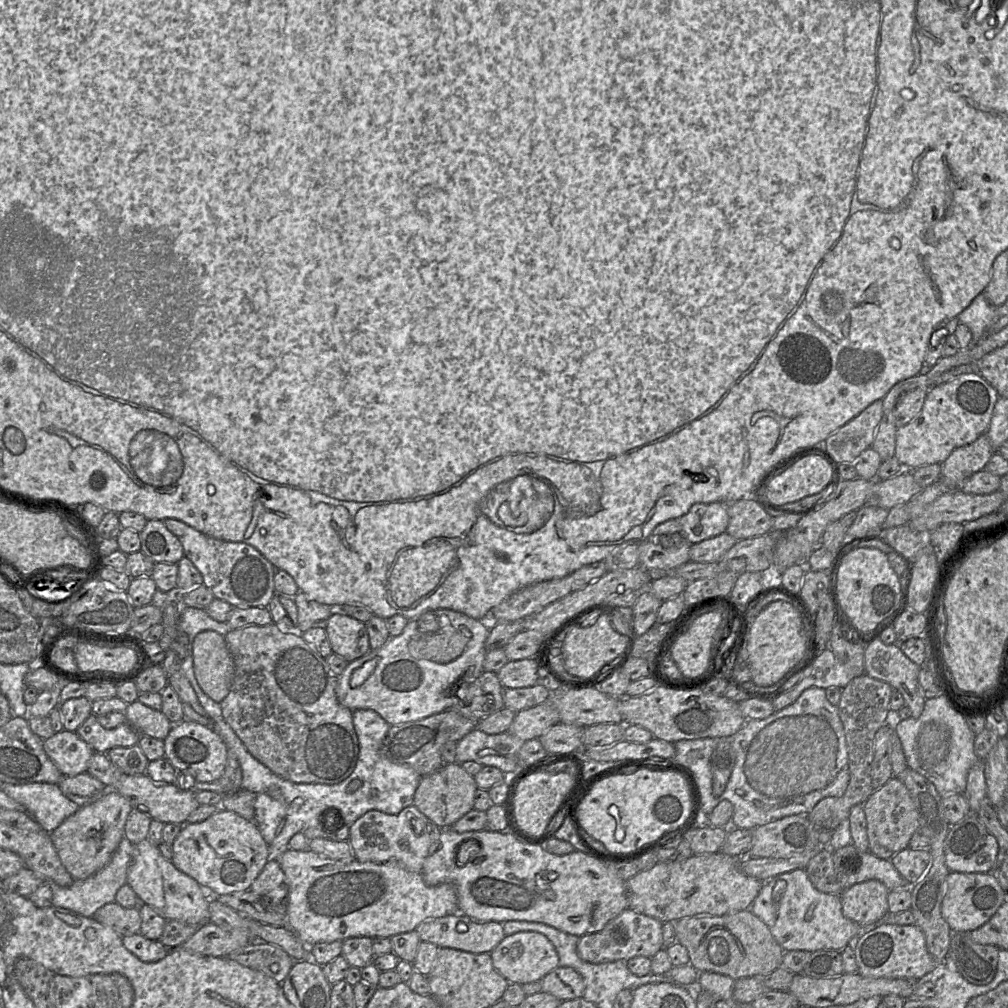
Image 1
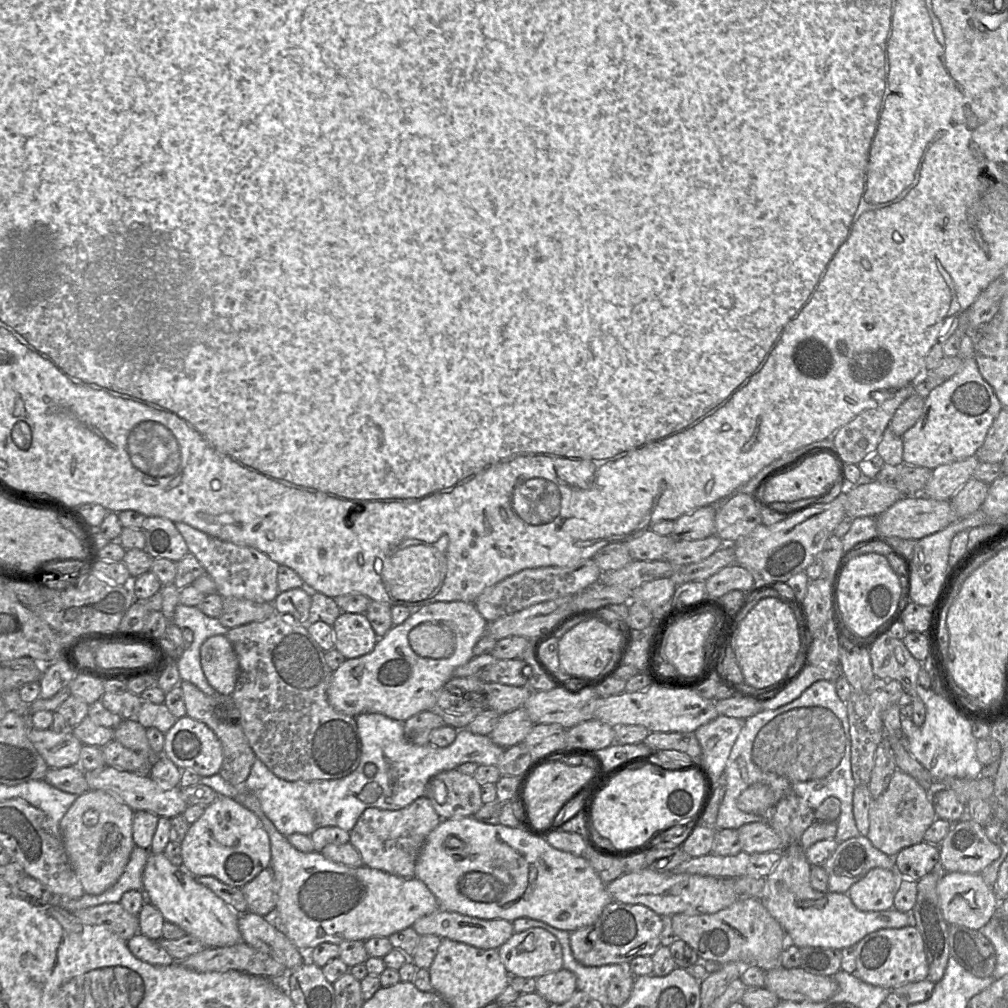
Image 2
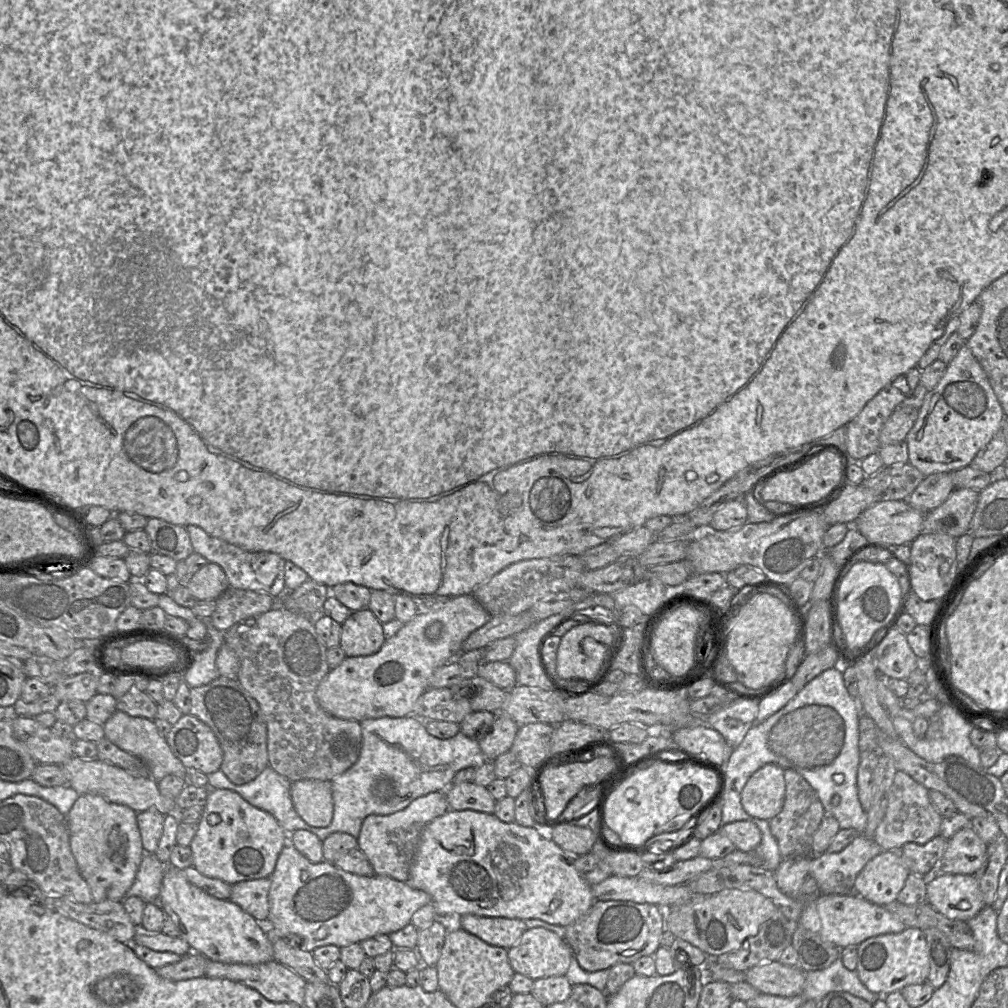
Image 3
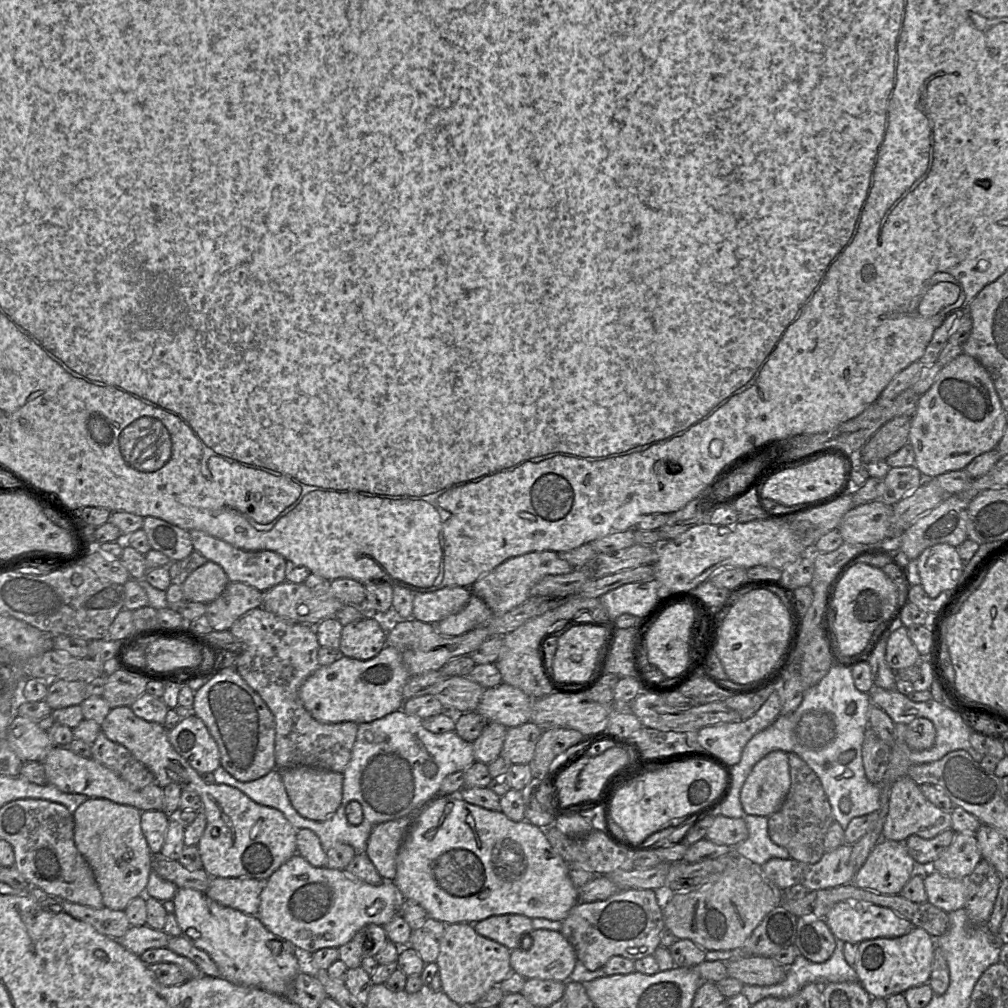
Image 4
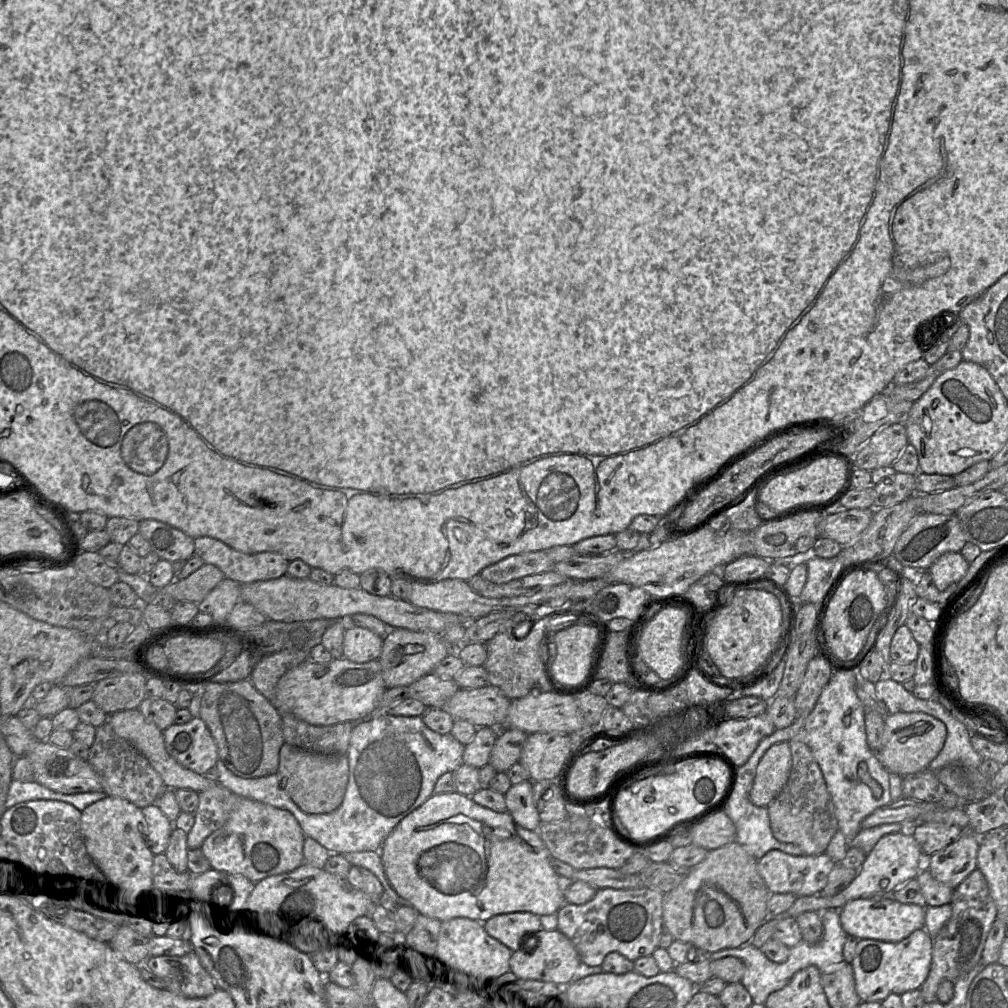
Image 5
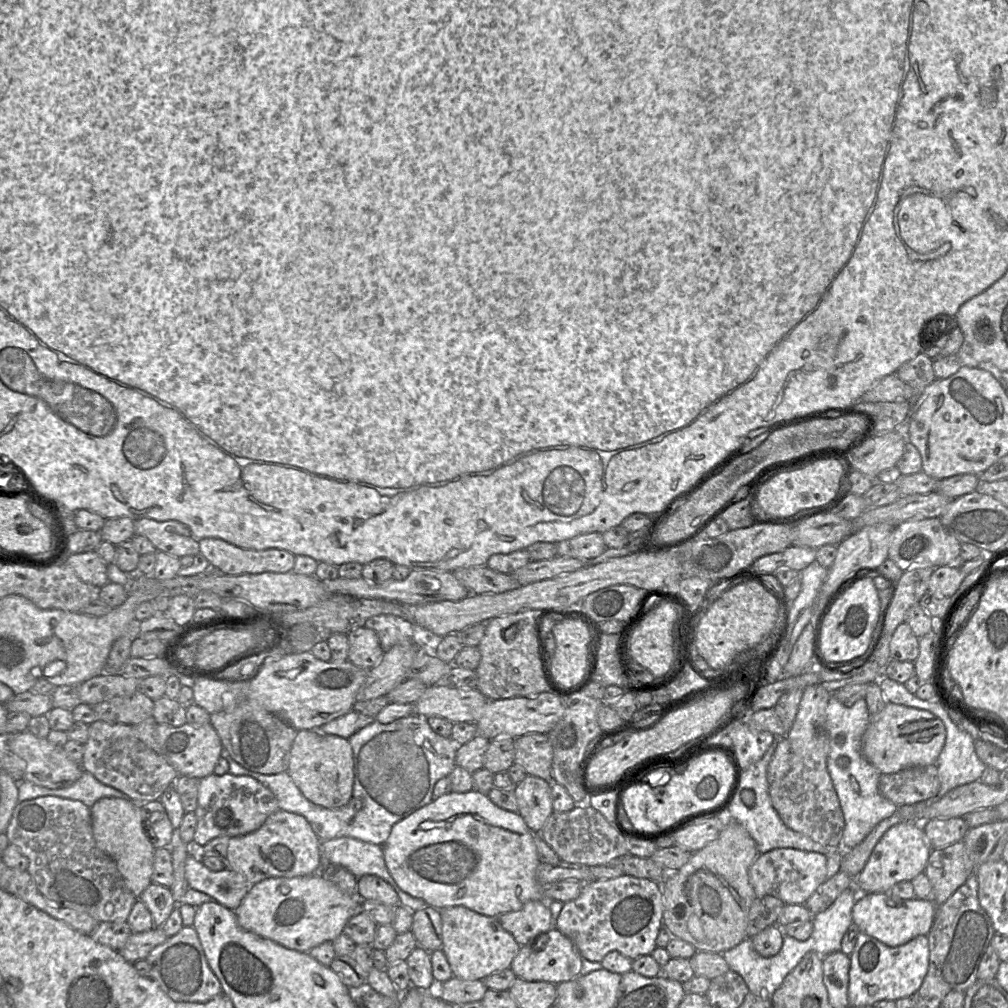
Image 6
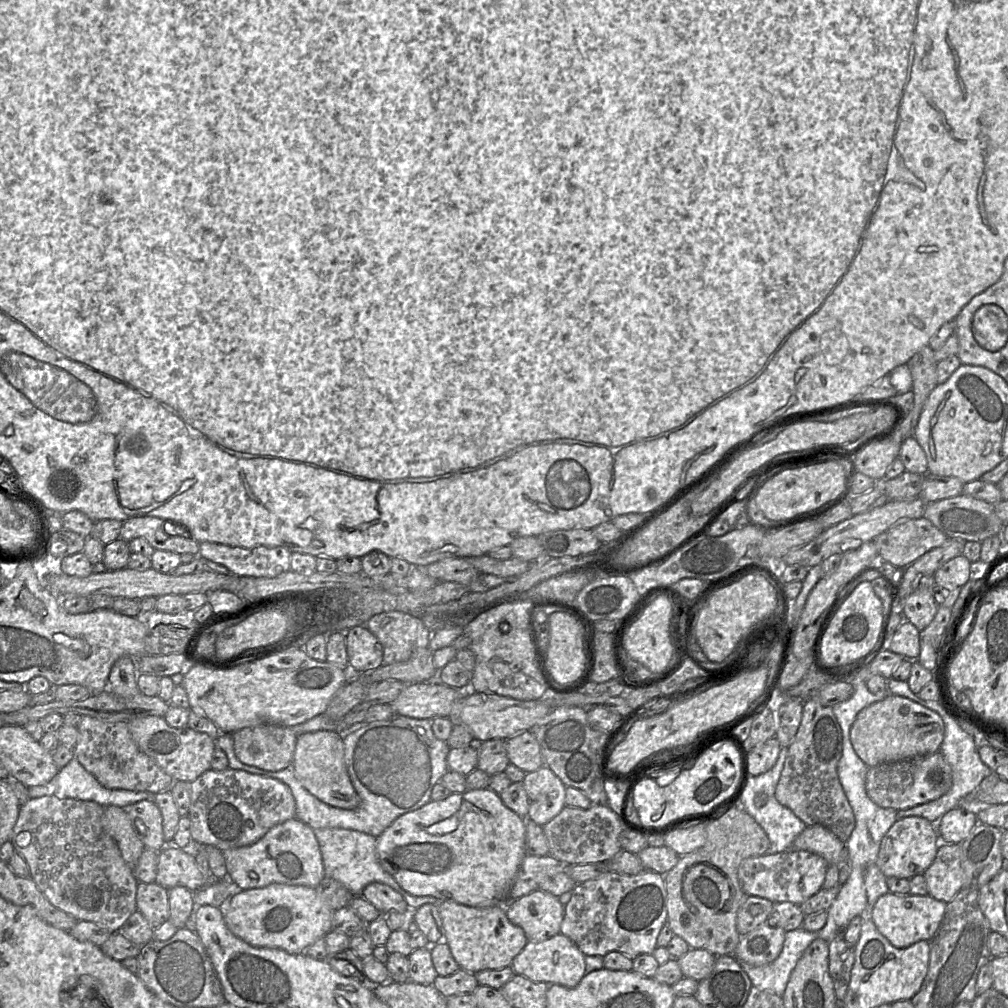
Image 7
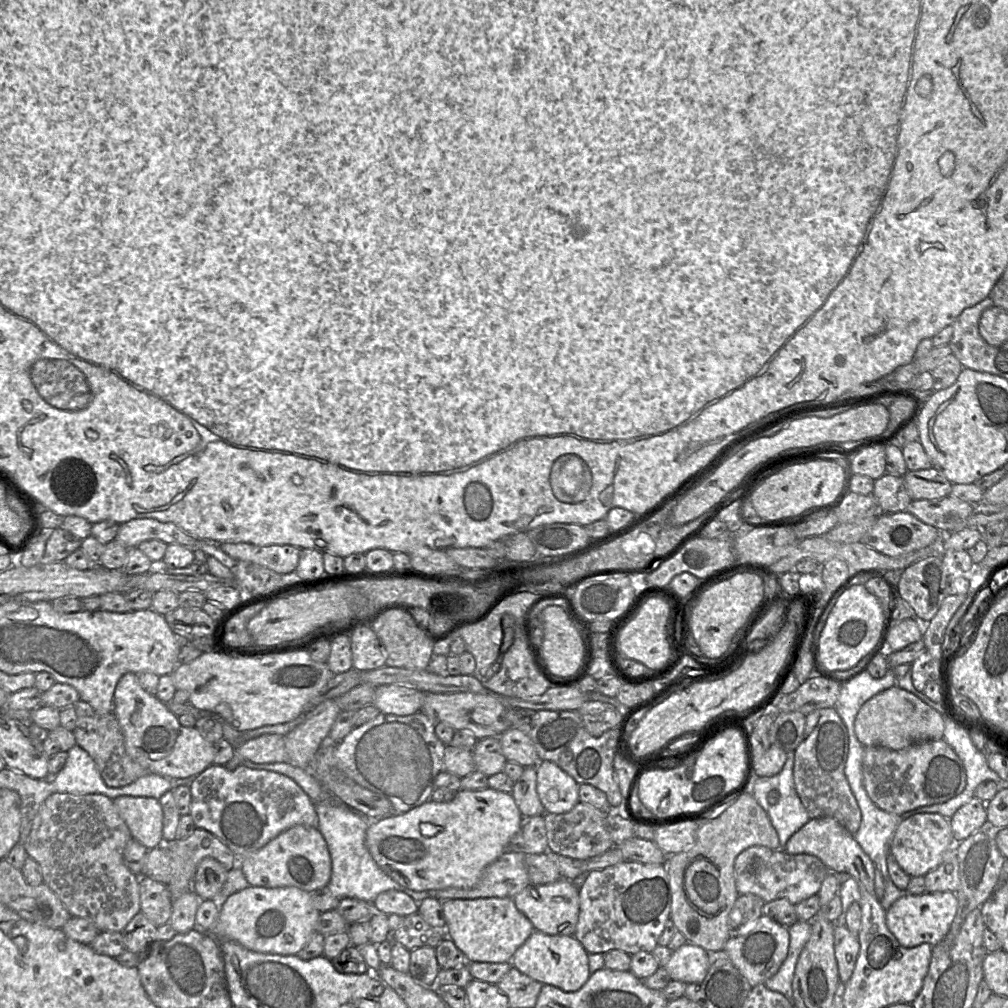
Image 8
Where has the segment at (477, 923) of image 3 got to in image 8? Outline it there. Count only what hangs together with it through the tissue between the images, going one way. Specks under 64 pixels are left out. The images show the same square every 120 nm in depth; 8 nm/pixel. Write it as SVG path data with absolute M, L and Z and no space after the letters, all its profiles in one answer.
M566 878L546 885L530 884L515 897L516 907L533 924L535 931L553 936L573 936L579 919L579 884Z

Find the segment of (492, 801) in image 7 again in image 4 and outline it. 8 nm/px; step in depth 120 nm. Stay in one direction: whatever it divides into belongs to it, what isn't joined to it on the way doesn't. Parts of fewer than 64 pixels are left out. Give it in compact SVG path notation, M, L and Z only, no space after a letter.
M459 794L437 795L416 812L396 857L393 882L406 902L419 904L429 918L445 924L474 925L490 916L503 914L563 921L579 902L578 888L569 876L568 863L551 846L545 829L526 820L514 822L501 811L466 802Z

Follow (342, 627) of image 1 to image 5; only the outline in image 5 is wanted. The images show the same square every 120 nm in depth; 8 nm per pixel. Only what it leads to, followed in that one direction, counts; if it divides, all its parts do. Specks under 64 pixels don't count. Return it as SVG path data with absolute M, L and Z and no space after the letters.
M354 625L344 633L343 657L355 663L378 660L383 643L383 637L367 628Z

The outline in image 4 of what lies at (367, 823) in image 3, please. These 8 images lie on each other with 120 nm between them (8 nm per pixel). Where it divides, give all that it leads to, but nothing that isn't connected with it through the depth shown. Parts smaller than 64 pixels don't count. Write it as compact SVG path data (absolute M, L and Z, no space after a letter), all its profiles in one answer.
M416 812L376 825L369 836L365 854L385 881L396 876L396 857Z

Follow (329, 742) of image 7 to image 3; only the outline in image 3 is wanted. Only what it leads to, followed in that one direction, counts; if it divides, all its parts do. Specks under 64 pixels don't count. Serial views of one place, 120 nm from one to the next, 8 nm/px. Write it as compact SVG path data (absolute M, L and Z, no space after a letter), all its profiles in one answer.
M299 780L291 783L290 794L297 814L310 826L326 827L333 818L331 781Z

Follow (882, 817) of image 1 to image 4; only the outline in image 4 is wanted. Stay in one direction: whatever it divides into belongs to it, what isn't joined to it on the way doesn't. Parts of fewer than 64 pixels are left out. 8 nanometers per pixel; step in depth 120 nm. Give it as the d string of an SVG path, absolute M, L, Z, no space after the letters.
M908 775L896 780L891 786L888 814L882 830L882 839L905 842L911 835L932 839L946 829L951 829L951 813L933 805L923 795L920 786Z

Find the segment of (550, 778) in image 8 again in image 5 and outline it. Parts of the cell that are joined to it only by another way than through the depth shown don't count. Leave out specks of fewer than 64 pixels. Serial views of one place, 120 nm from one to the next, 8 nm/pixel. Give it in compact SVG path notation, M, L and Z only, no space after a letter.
M533 781L512 785L504 796L507 812L514 821L527 830L538 831L541 821L534 805Z

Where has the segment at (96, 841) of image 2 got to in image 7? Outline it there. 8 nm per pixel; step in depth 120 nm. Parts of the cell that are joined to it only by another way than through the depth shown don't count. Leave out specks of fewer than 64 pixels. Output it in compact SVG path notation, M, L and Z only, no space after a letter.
M118 806L104 807L102 827L115 840L123 859L134 870L145 845L128 813Z

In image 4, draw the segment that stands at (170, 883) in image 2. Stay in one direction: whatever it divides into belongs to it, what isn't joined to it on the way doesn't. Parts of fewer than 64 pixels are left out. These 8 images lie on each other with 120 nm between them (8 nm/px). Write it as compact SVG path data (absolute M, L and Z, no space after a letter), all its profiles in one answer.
M178 888L173 902L182 935L211 957L222 978L236 985L257 987L287 996L289 985L303 970L305 957L290 941L269 931L257 915L223 906L204 892Z

